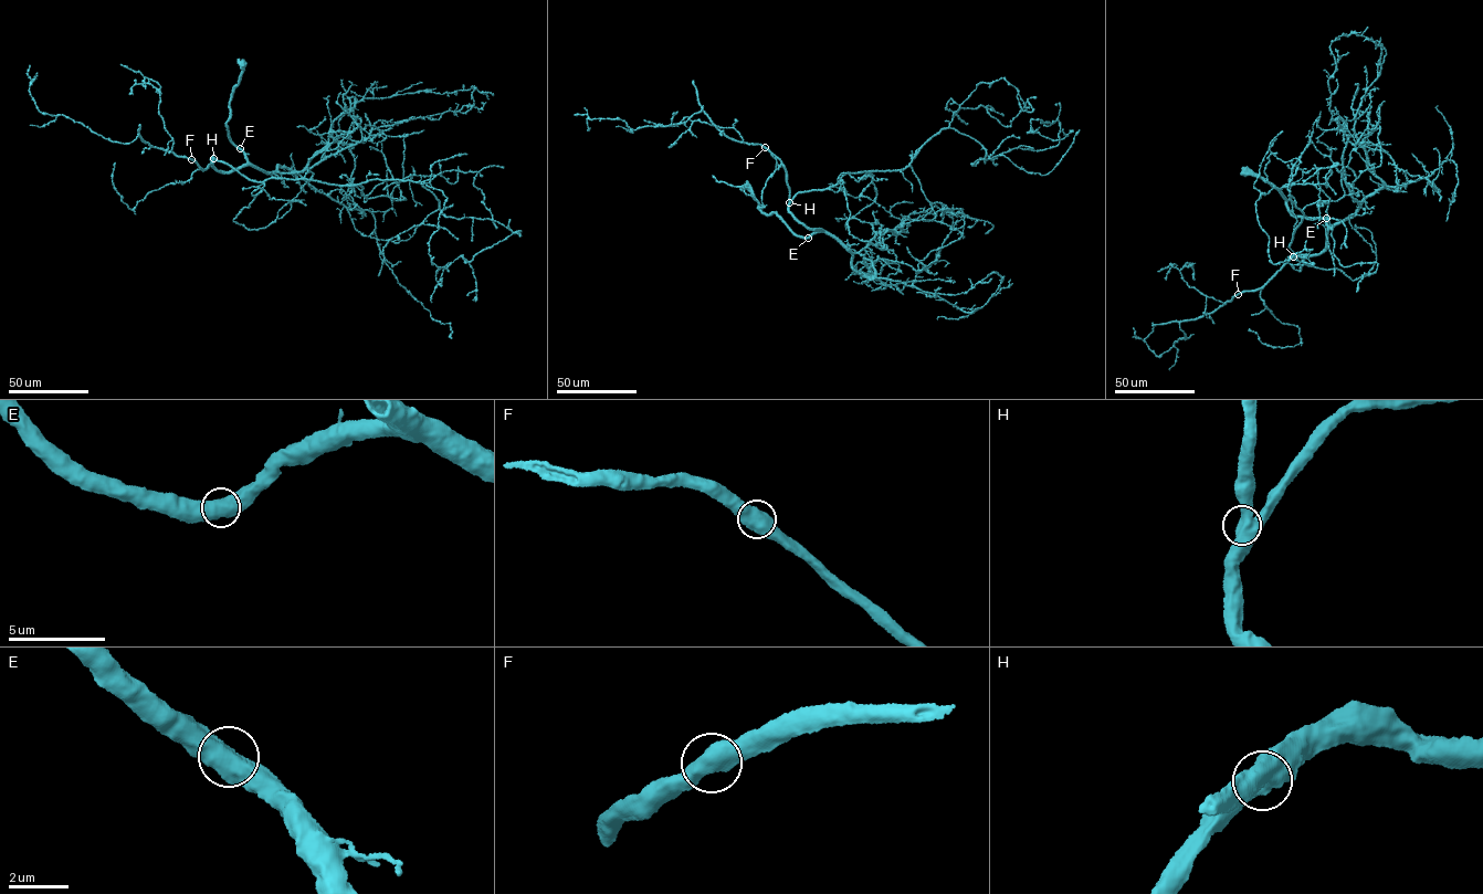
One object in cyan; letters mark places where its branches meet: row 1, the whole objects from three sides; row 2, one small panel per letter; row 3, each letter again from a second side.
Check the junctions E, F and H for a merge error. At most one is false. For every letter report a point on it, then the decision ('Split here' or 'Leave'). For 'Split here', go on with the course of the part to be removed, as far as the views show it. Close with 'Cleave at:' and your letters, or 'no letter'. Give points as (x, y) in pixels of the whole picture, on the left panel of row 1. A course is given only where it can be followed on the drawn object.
E: Place: (240, 148). Leave
F: Place: (191, 159). Leave
H: Place: (213, 158). Leave
Cleave at: no letter

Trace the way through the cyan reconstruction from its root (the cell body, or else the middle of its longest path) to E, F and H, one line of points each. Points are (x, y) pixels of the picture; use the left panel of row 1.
E: (255, 181), (213, 158), (213, 166), (227, 172), (239, 169), (246, 162), (240, 148)
F: (255, 181), (222, 161), (214, 159), (202, 169), (191, 159)
H: (255, 181), (213, 158)

